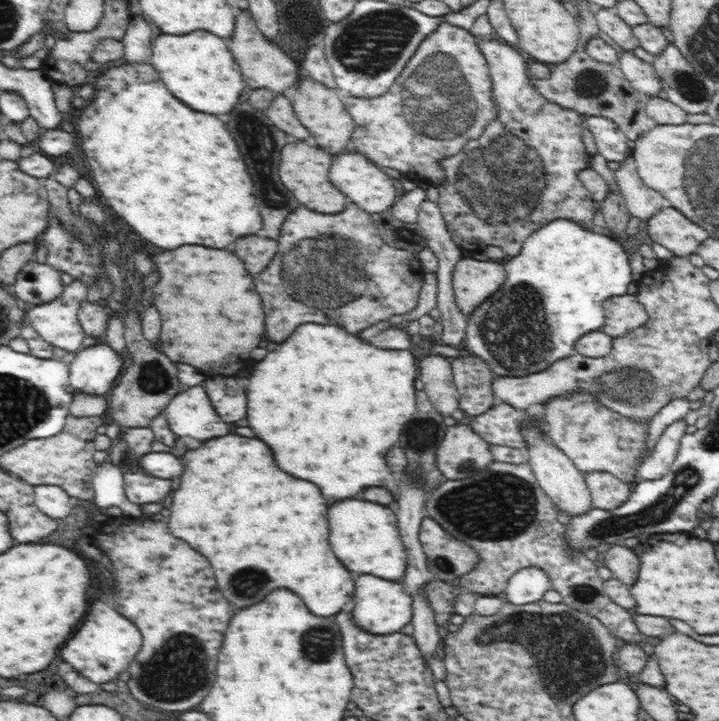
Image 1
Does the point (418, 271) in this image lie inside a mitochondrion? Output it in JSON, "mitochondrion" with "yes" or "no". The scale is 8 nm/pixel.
{"mitochondrion":"no"}

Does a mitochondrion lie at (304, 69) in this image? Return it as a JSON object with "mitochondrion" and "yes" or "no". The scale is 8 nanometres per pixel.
{"mitochondrion":"no"}

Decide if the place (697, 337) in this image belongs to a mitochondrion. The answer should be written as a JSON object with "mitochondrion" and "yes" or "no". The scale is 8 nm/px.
{"mitochondrion":"no"}

